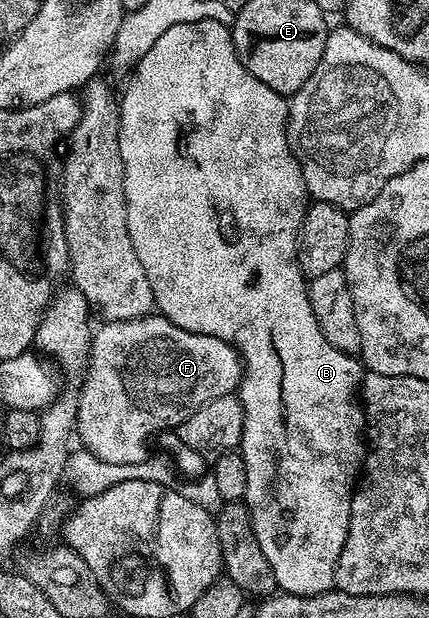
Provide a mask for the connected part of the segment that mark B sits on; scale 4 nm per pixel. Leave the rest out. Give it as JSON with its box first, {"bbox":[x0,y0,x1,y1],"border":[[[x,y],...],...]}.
{"bbox":[117,19,367,596],"border":[[[214,19],[175,24],[169,28],[152,45],[151,50],[138,60],[123,87],[125,95],[119,98],[117,139],[125,169],[127,232],[131,232],[131,244],[135,244],[135,256],[139,256],[143,272],[147,272],[156,309],[161,317],[171,320],[171,324],[192,334],[215,336],[230,342],[240,354],[243,363],[239,387],[239,397],[243,404],[243,436],[239,453],[243,464],[247,464],[247,492],[243,501],[253,521],[255,540],[259,540],[259,548],[263,548],[263,556],[267,556],[271,563],[278,587],[284,593],[306,596],[326,594],[335,586],[335,568],[343,552],[351,520],[353,491],[367,453],[365,411],[359,397],[363,366],[354,355],[344,354],[329,343],[319,328],[319,320],[315,320],[315,312],[311,312],[309,283],[297,255],[297,241],[301,235],[305,207],[310,205],[311,199],[305,191],[300,161],[289,146],[289,102],[286,95],[267,88],[263,80],[255,80],[255,76],[247,72],[233,47],[230,27],[216,23]]]}

